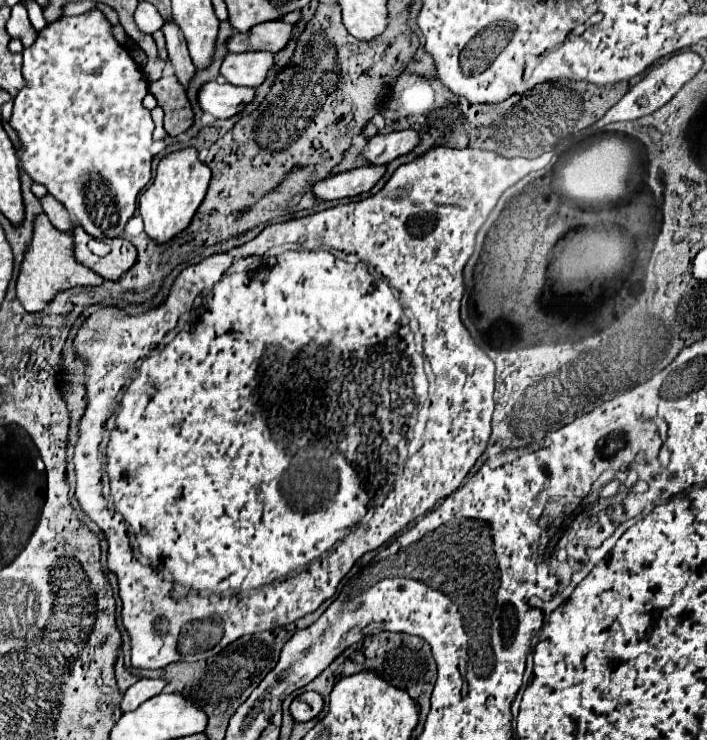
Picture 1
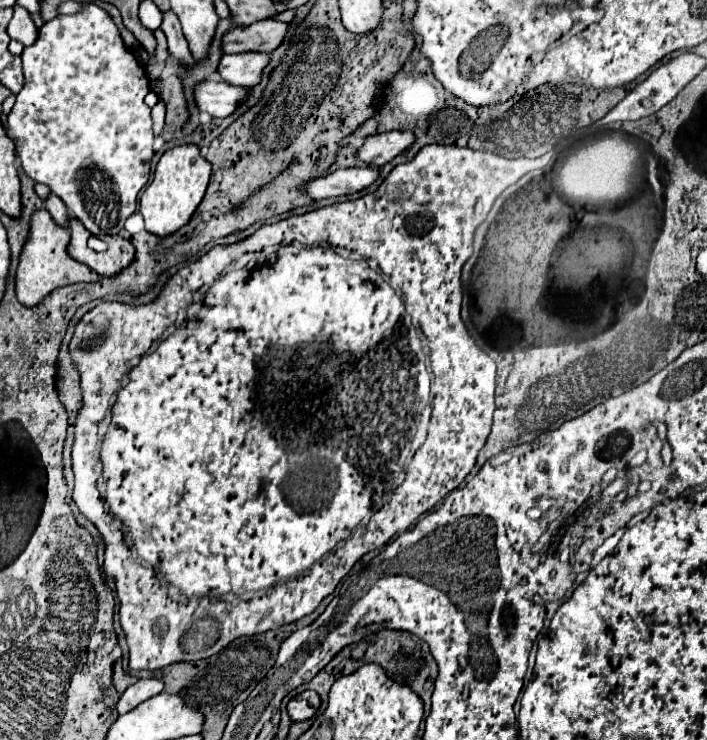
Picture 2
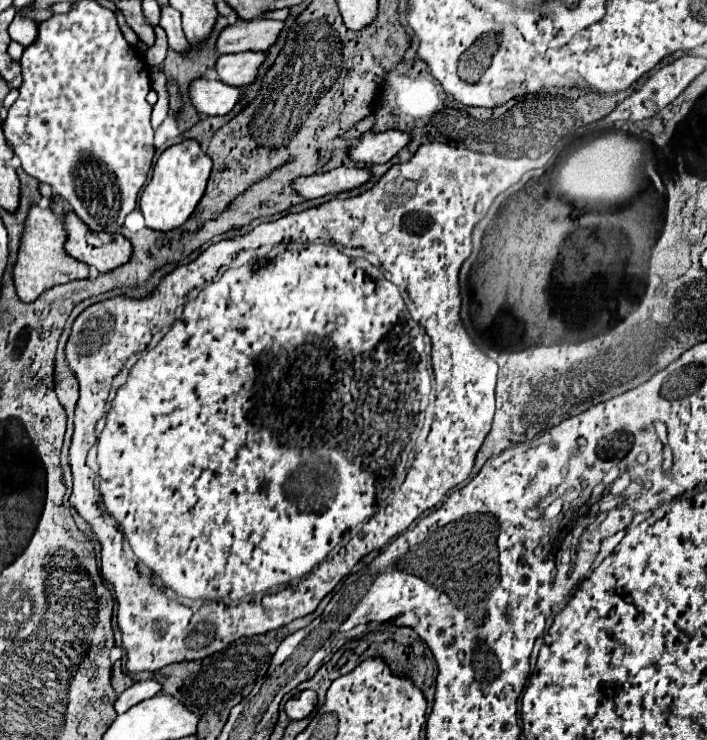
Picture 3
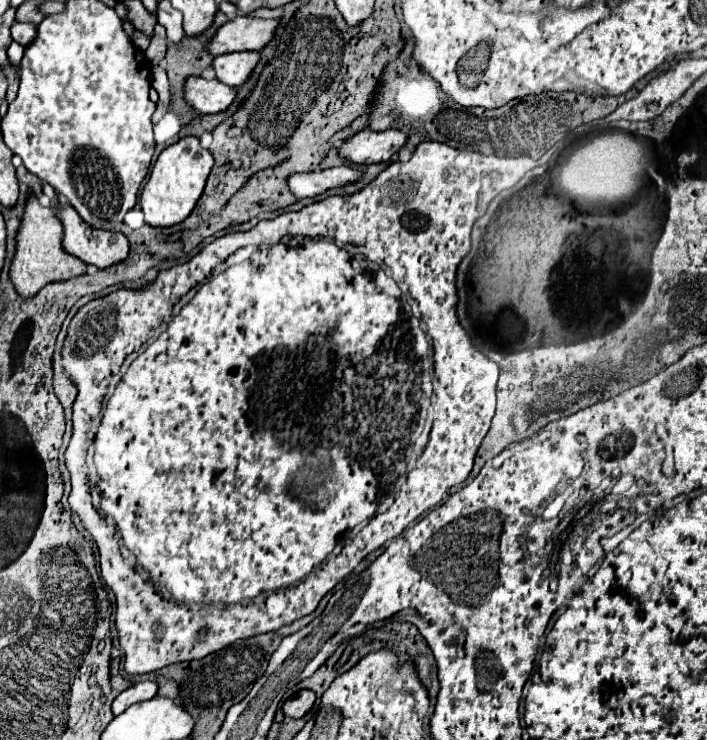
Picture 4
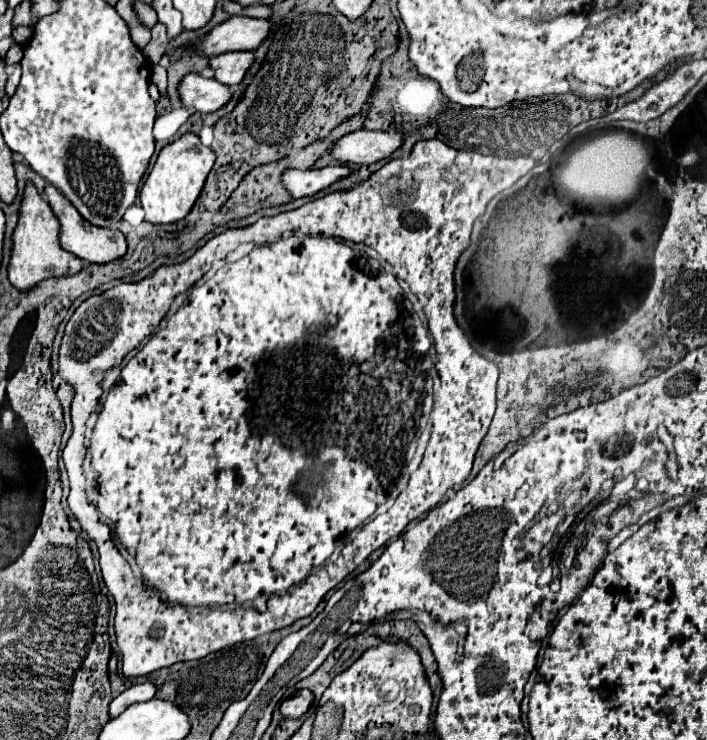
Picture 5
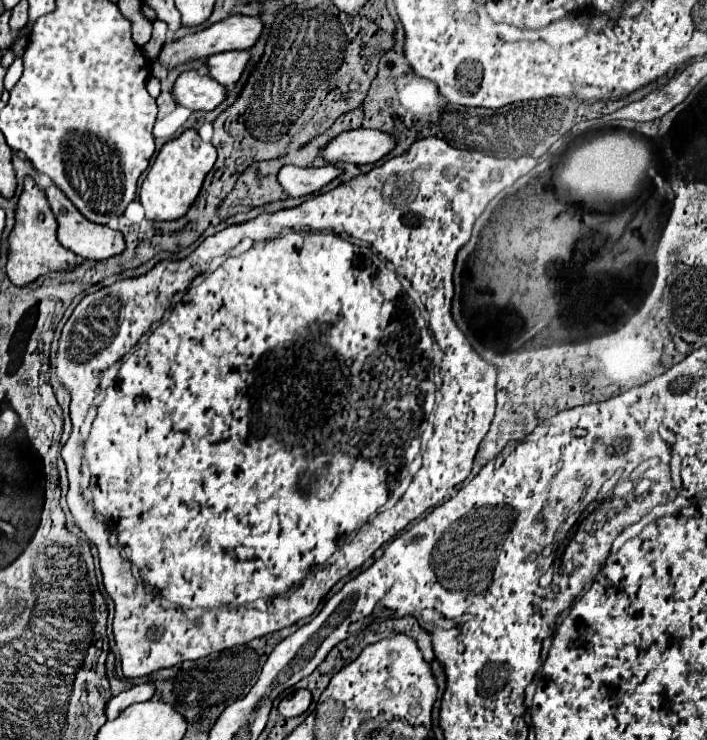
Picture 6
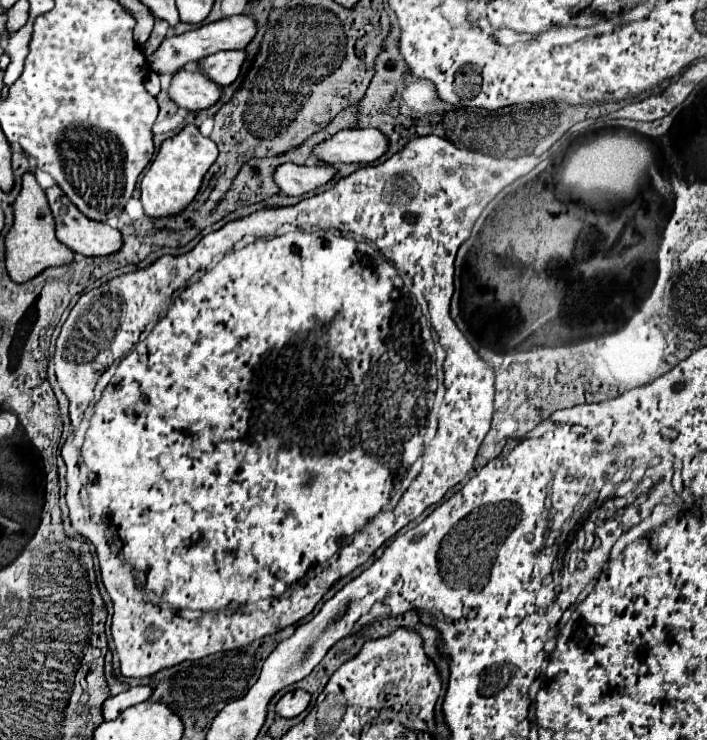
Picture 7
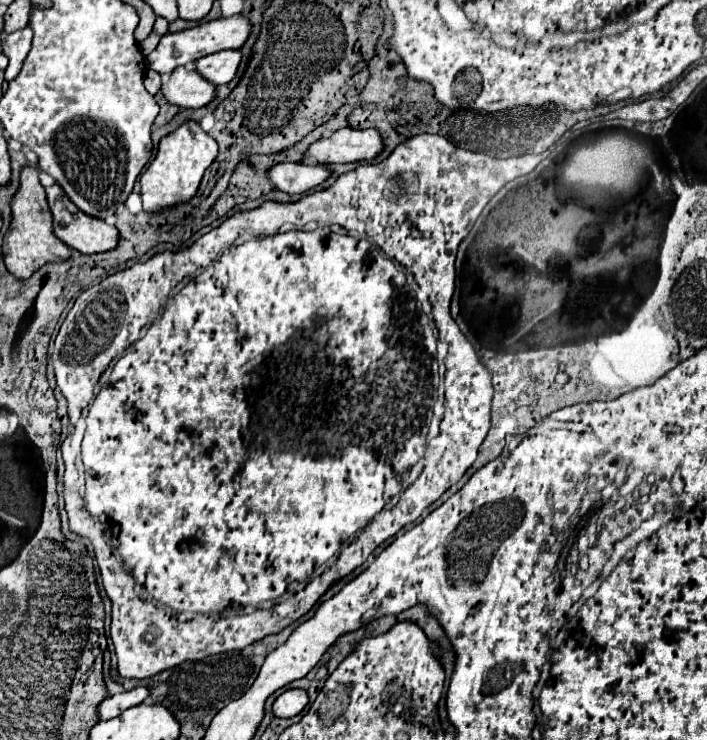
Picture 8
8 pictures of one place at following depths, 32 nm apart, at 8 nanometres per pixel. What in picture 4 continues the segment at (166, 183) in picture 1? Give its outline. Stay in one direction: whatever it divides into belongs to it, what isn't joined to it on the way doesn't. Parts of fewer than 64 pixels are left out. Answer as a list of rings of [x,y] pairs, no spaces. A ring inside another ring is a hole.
[[[188,136],[178,140],[176,144],[168,146],[166,150],[162,150],[162,154],[158,156],[150,180],[146,182],[142,194],[140,194],[140,208],[146,216],[146,224],[148,226],[156,226],[156,228],[170,228],[176,226],[180,222],[184,222],[190,212],[194,210],[198,198],[202,196],[202,190],[206,186],[206,178],[212,170],[214,158],[208,150],[204,150],[198,142],[198,138]]]

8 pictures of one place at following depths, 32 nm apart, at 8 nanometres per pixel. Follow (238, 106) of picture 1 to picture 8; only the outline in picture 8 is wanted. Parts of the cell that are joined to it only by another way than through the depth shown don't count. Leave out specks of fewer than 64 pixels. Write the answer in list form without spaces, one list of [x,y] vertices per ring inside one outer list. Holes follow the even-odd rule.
[[[176,68],[166,86],[162,86],[168,102],[180,108],[204,108],[216,98],[216,86],[196,70]]]

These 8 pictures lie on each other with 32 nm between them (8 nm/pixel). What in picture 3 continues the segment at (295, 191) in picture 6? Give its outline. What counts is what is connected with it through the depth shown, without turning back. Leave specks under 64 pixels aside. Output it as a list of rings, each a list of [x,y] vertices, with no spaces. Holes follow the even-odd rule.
[[[336,168],[332,172],[322,172],[296,180],[294,190],[306,198],[322,198],[328,194],[350,192],[372,178],[370,168]]]

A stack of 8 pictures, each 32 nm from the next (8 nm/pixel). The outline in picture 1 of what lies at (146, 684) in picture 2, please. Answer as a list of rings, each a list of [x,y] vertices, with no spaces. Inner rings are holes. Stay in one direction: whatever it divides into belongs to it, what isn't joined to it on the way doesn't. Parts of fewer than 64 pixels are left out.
[[[142,678],[142,680],[138,680],[124,694],[124,698],[122,698],[122,712],[136,710],[142,702],[146,702],[148,698],[160,694],[164,690],[164,686],[166,686],[164,678]]]

